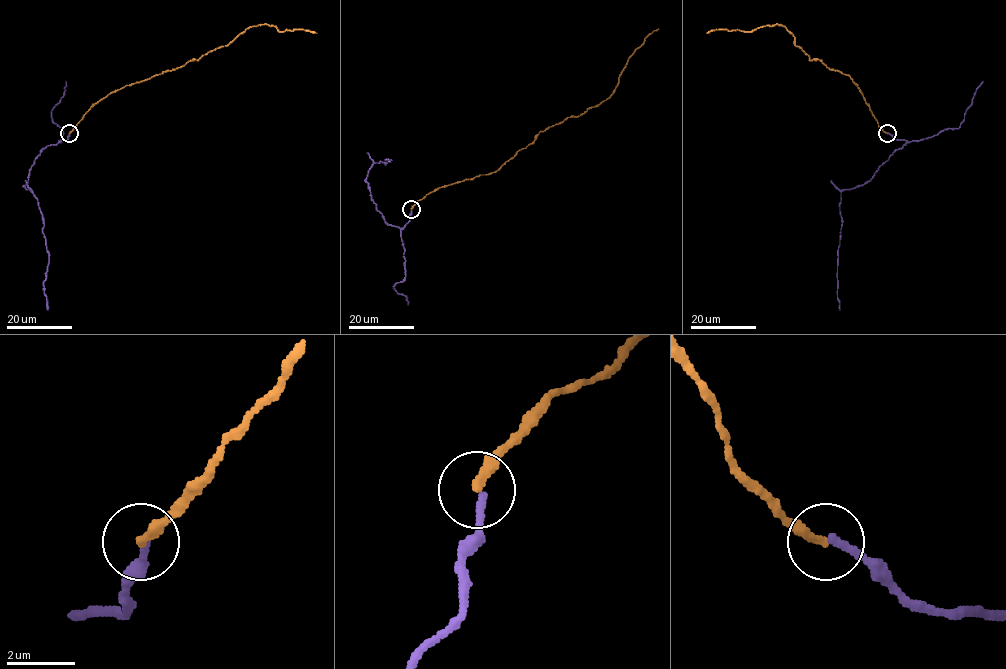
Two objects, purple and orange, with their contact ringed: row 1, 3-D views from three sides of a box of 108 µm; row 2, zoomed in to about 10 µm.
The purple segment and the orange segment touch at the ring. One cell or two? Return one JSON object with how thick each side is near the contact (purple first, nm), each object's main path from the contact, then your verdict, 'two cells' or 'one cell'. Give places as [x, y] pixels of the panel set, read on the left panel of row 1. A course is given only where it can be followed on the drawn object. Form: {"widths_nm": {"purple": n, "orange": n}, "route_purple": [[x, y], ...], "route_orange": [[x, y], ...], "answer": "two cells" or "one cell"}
{"widths_nm": {"purple": 240, "orange": 280}, "route_purple": [[69, 133], [67, 139], [41, 151], [24, 186], [39, 203], [43, 222], [48, 254], [43, 282], [48, 310]], "route_orange": [[69, 133], [109, 94], [183, 66], [227, 45], [246, 29], [267, 24], [279, 31], [317, 33]], "answer": "one cell"}

